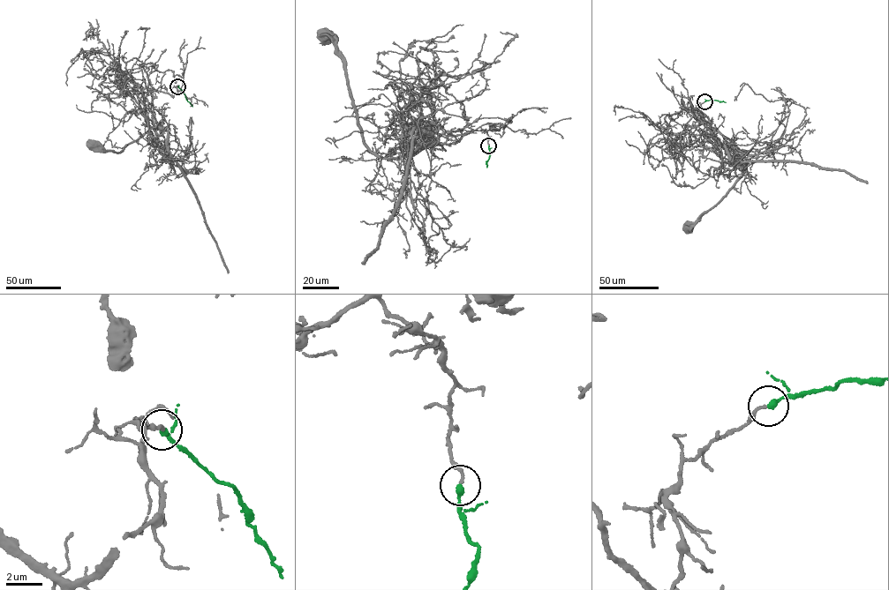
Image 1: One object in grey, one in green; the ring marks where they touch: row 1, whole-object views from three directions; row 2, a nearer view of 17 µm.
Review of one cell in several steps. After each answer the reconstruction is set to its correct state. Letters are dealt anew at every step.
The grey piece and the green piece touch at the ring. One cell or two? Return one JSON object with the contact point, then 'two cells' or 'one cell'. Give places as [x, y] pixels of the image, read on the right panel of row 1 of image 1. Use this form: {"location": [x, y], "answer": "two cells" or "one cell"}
{"location": [704, 101], "answer": "one cell"}

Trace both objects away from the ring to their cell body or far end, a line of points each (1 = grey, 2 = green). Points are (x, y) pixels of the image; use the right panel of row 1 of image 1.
1: (704, 101), (698, 108), (704, 123), (733, 143), (747, 163), (733, 188), (688, 228)
2: (704, 101), (726, 102)

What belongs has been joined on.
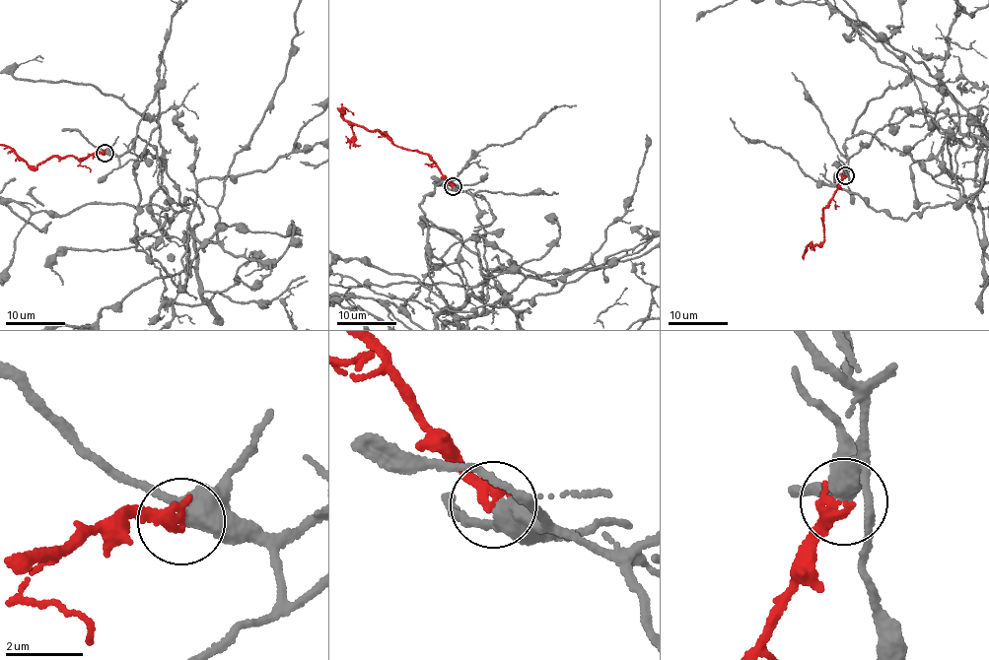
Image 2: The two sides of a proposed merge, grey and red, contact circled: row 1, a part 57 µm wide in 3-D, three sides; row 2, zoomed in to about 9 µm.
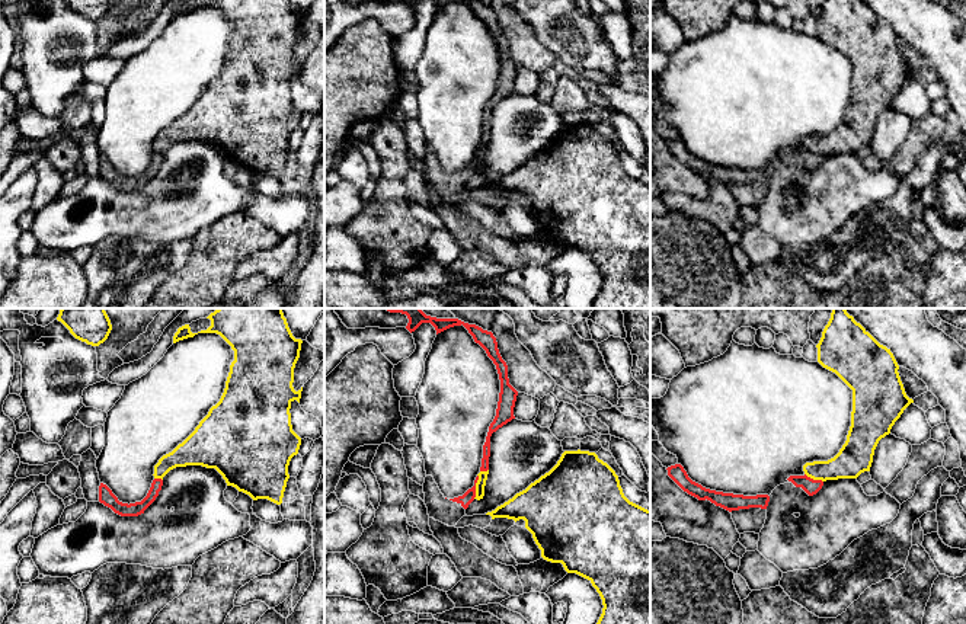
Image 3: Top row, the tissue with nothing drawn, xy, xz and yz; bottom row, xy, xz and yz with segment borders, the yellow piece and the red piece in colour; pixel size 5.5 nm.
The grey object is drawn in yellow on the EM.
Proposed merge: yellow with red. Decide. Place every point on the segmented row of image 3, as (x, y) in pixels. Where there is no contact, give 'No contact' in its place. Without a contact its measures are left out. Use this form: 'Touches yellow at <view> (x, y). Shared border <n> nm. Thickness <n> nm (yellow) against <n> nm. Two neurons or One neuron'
Touches yellow at xz (476, 486). Shared border 140 nm. Thickness 50 nm (yellow) against 70 nm. Two neurons

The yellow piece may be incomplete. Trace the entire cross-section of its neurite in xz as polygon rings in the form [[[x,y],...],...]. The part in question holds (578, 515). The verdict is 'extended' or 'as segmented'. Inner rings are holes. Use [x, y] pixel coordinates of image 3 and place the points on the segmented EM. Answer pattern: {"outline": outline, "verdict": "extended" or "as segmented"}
{"outline": [[[564,451],[557,464],[538,480],[531,483],[525,490],[516,493],[512,499],[498,506],[495,511],[487,512],[492,519],[508,518],[515,522],[519,519],[525,521],[525,528],[532,534],[532,538],[541,550],[541,557],[551,563],[562,563],[567,573],[576,573],[588,579],[596,589],[602,599],[602,614],[596,624],[650,624],[650,511],[630,502],[620,486],[618,476],[615,471],[595,452],[589,451]]], "verdict": "as segmented"}

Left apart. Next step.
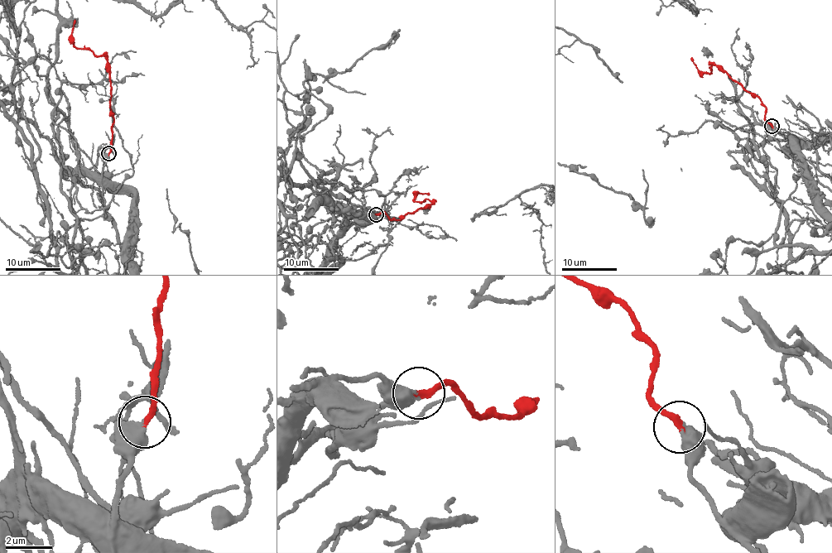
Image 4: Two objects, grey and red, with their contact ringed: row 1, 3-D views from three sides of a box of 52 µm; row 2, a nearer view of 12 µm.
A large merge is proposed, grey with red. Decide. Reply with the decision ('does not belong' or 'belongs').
belongs

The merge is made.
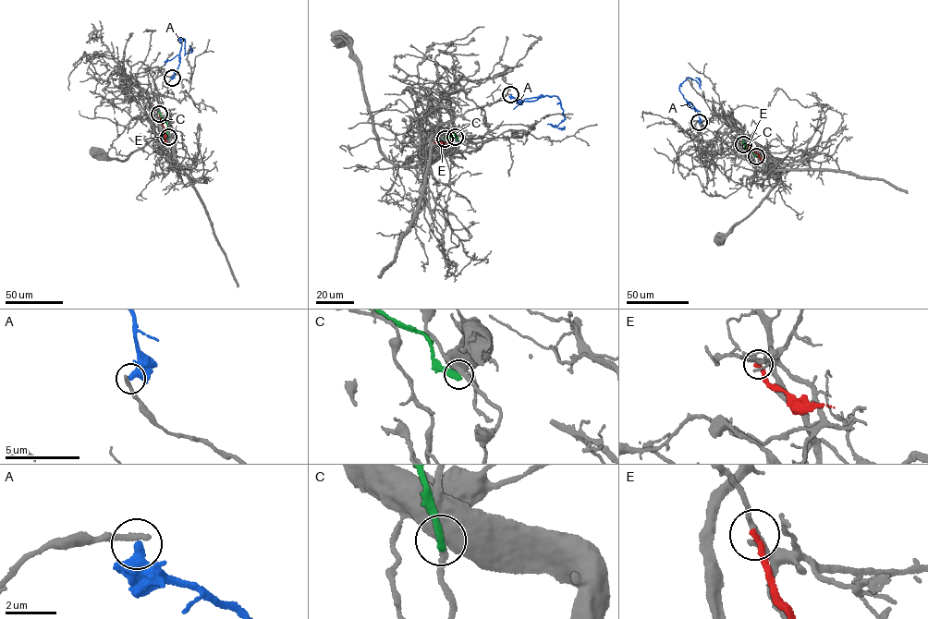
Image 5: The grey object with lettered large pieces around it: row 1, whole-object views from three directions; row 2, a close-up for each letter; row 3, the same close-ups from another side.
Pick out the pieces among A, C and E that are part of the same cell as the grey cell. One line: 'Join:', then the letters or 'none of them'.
Join: none of them

